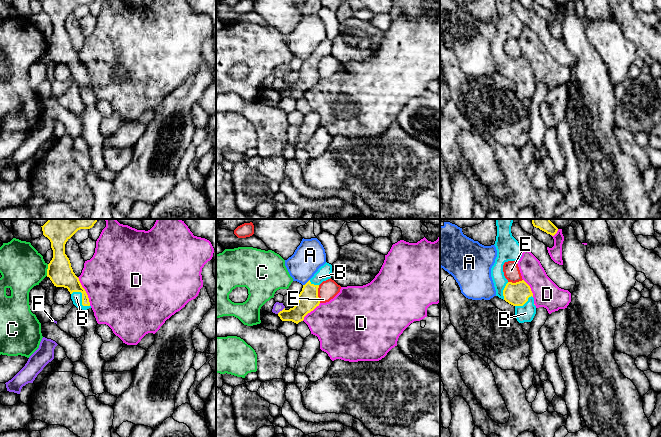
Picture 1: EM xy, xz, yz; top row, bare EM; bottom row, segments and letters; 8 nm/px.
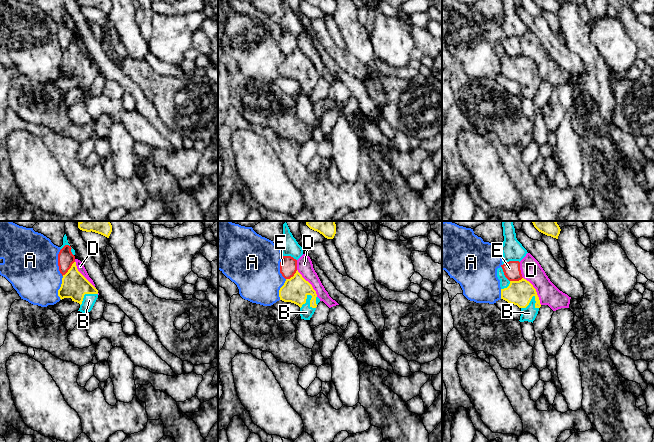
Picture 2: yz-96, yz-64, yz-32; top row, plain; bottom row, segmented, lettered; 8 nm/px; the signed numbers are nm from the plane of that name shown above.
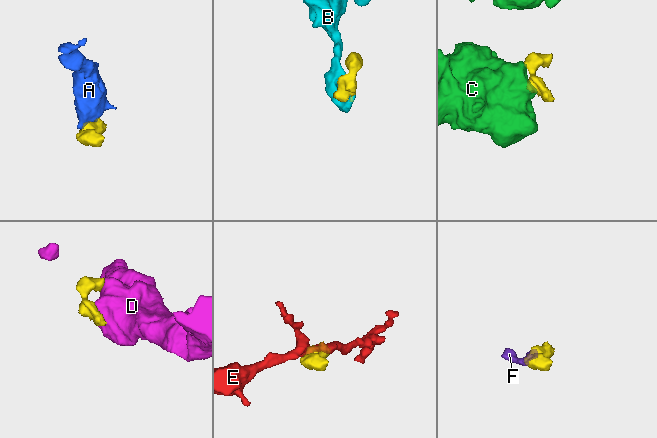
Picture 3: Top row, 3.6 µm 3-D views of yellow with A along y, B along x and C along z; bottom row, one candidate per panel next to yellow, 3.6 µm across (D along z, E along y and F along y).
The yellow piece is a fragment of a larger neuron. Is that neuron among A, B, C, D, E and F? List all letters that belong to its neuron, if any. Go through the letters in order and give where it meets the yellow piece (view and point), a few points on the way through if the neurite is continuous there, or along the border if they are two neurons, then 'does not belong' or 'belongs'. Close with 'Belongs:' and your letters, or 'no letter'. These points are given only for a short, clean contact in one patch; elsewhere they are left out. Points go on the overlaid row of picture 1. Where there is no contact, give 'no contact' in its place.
A: xz (307, 282) | along xz (309, 279), (303, 285) | does not belong
B: xy (82, 297) | across xy (61, 274), (82, 297), (76, 297) | belongs
C: xy (47, 270) | along xy (48, 264), (46, 275) | does not belong
D: xy (85, 291) | does not belong
E: xz (317, 294) | does not belong
F: xz (280, 311) | across xz (308, 300), (295, 313), (280, 311), (277, 307) | belongs
Belongs: B, F

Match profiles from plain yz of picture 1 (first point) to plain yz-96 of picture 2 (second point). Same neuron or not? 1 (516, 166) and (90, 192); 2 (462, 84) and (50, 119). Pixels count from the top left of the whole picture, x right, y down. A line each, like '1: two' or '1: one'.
1: one
2: one

